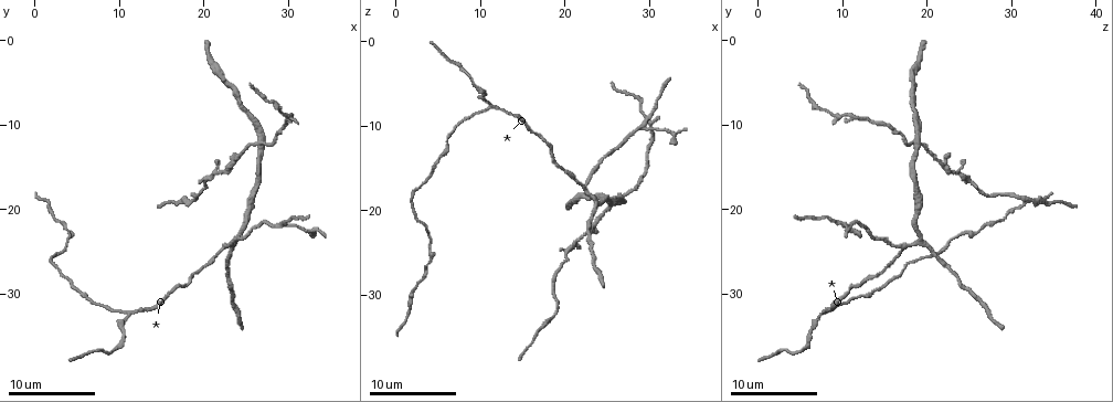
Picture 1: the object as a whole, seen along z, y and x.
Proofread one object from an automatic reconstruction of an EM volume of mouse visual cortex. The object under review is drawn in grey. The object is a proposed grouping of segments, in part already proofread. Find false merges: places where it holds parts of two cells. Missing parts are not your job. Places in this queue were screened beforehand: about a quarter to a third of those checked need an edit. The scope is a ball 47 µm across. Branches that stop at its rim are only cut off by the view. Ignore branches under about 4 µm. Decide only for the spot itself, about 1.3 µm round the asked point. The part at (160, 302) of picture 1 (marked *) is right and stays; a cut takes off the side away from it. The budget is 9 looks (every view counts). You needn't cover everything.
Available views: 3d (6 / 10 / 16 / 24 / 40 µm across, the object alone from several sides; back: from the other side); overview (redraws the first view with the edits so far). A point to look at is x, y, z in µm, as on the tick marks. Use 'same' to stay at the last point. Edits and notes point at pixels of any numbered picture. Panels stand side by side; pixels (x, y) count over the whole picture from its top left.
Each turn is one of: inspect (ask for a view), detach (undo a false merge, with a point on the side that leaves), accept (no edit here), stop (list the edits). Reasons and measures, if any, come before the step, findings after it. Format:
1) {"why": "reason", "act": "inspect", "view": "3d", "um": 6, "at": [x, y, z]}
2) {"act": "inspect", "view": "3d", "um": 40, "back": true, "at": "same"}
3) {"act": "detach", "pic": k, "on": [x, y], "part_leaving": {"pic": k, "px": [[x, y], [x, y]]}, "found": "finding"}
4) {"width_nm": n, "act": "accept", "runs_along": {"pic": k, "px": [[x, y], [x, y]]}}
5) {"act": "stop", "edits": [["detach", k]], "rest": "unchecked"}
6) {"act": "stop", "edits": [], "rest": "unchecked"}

{"why": "four arms meet", "act": "inspect", "view": "3d", "um": 6, "at": [26.8, 11.8, 18.2]}

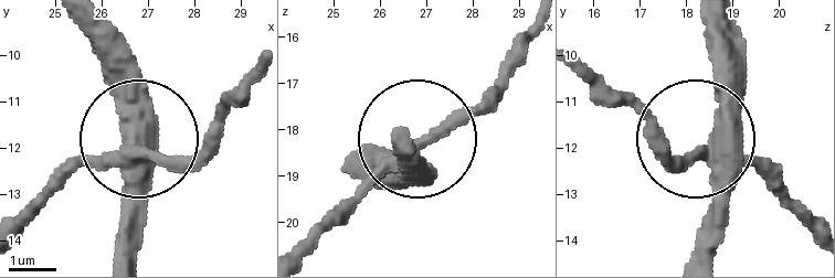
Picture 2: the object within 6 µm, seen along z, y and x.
{"why": "other side", "act": "inspect", "view": "3d", "um": 6, "back": true, "at": [27.05, 12.10, 18.30]}

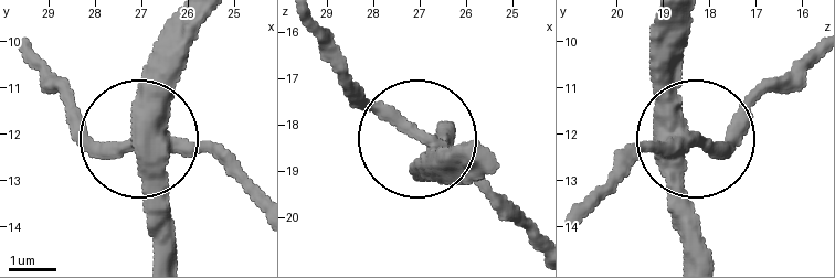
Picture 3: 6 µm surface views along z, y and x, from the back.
{"act": "detach", "pic": 3, "on": [102, 156], "part_leaving": {"pic": 3, "px": [[162, 147], [205, 151], [257, 199]]}, "found": "two cells meet here"}

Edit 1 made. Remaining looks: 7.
{"act": "inspect", "view": "overview"}

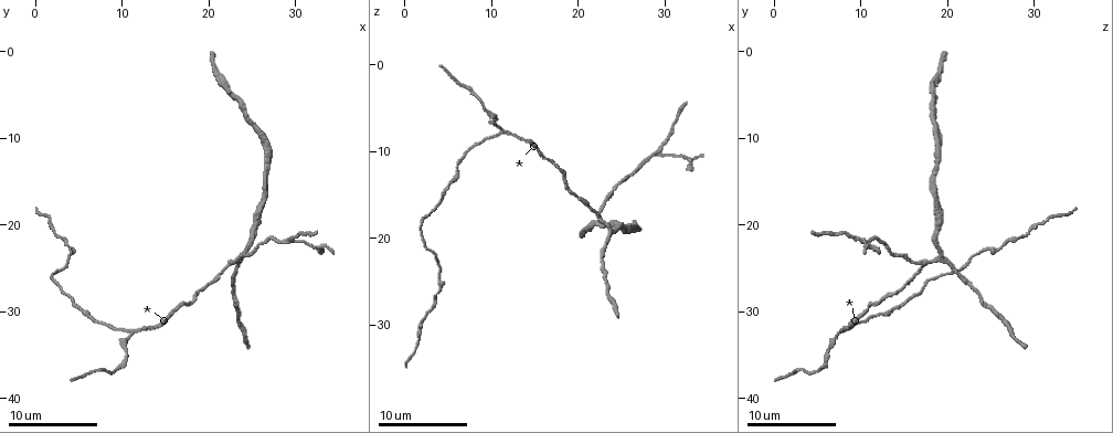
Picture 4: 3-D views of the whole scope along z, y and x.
{"why": "three-way junction", "act": "inspect", "view": "3d", "um": 10, "at": [29.6, 21.8, 10.2]}

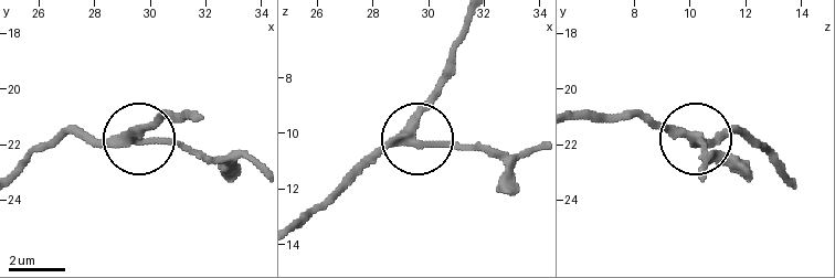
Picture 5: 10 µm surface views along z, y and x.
{"arms": 3, "act": "accept", "found": "continuous, no second cell"}

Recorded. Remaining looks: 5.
{"why": "a fork", "act": "inspect", "view": "3d", "um": 6, "at": [22.4, 24.4, 17.0]}

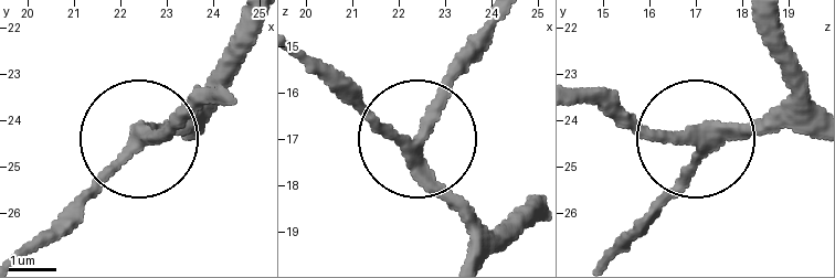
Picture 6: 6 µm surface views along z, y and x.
{"side_arm_um": 18, "act": "accept", "runs_along": {"pic": 6, "px": [[25, 245], [145, 135], [200, 111]]}, "found": "continuous, no second cell"}

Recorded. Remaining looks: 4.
{"why": "three arms meet", "act": "inspect", "view": "3d", "um": 10, "at": [11.2, 32.4, 7.6]}

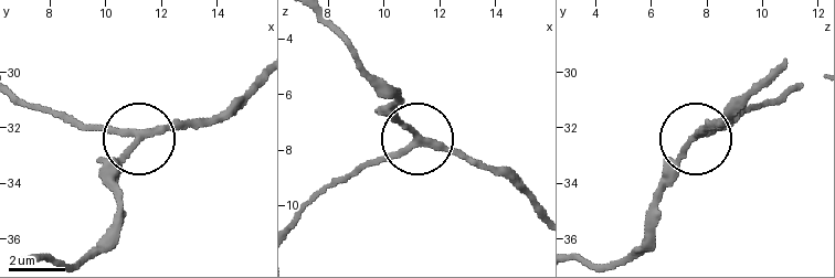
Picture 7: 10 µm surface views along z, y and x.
{"act": "inspect", "view": "3d", "um": 6, "at": [11.1, 32.4, 7.6]}

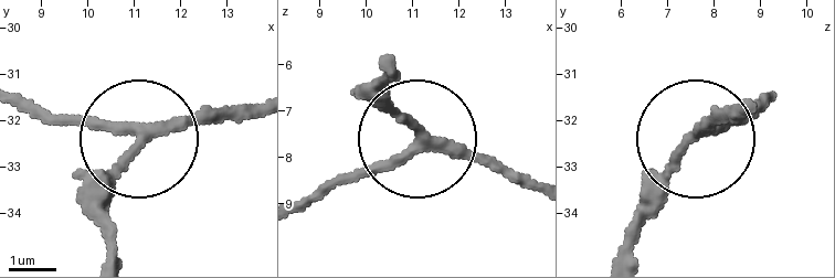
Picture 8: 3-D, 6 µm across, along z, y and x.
{"width_nm": 220, "act": "accept", "runs_along": {"pic": 8, "px": [[531, 183], [413, 136], [377, 81]]}, "found": "continuous, no second cell"}

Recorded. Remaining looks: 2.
{"act": "stop", "edits": [["detach", 3]], "rest": "unchecked"}

